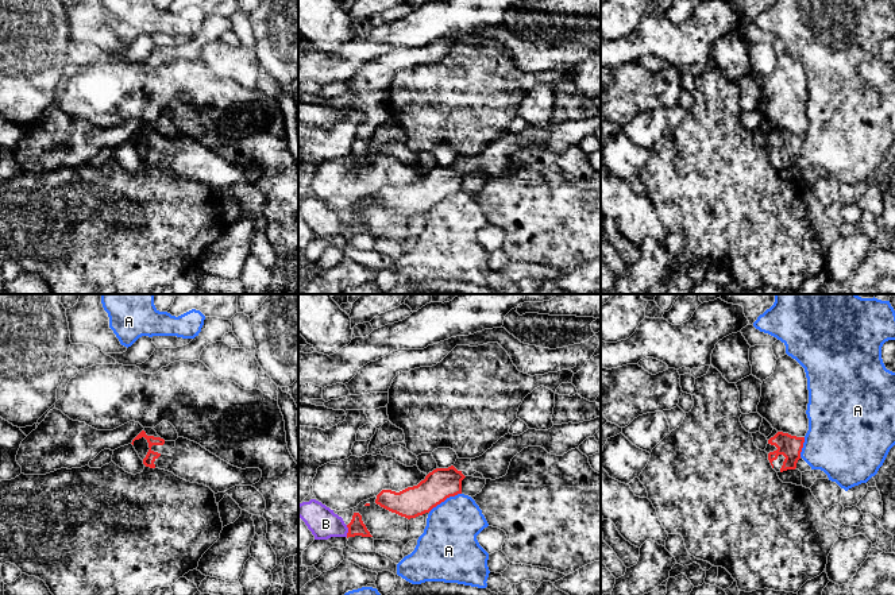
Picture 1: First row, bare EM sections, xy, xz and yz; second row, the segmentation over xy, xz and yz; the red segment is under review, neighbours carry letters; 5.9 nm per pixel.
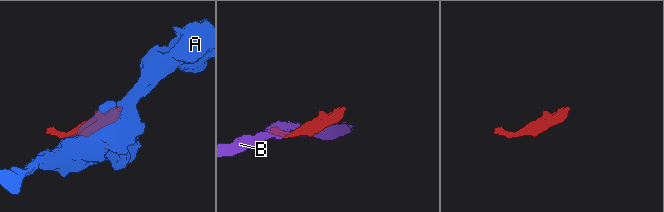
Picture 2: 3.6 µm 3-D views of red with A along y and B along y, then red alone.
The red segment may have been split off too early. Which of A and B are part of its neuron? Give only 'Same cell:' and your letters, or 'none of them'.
Same cell: none of them

